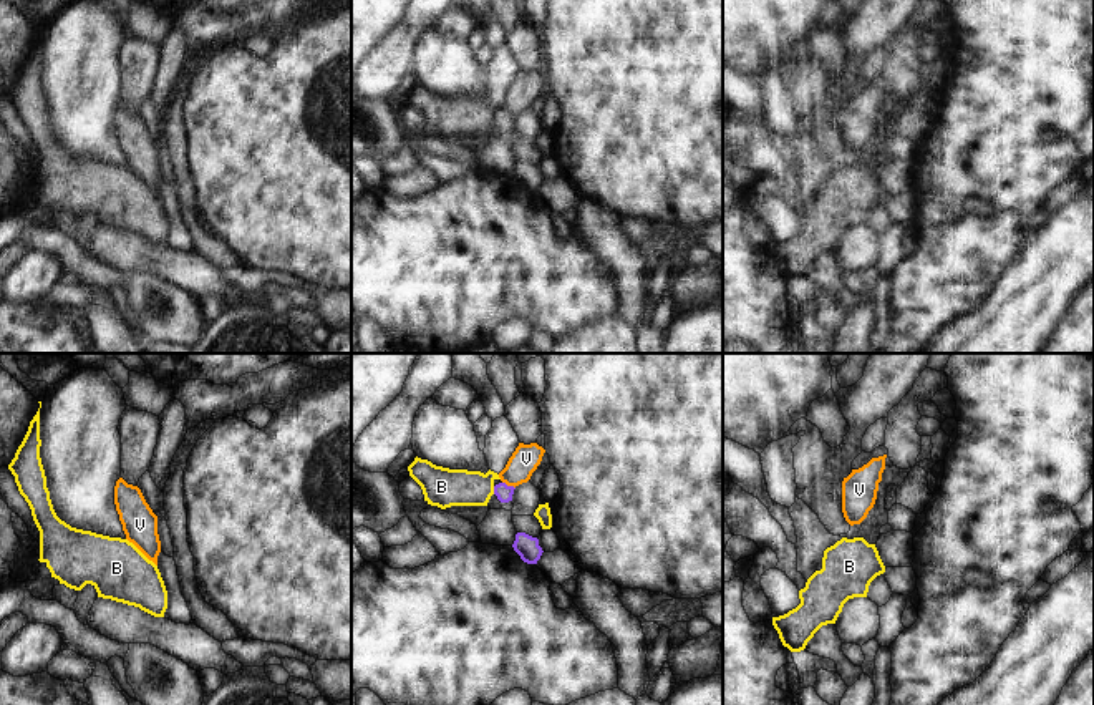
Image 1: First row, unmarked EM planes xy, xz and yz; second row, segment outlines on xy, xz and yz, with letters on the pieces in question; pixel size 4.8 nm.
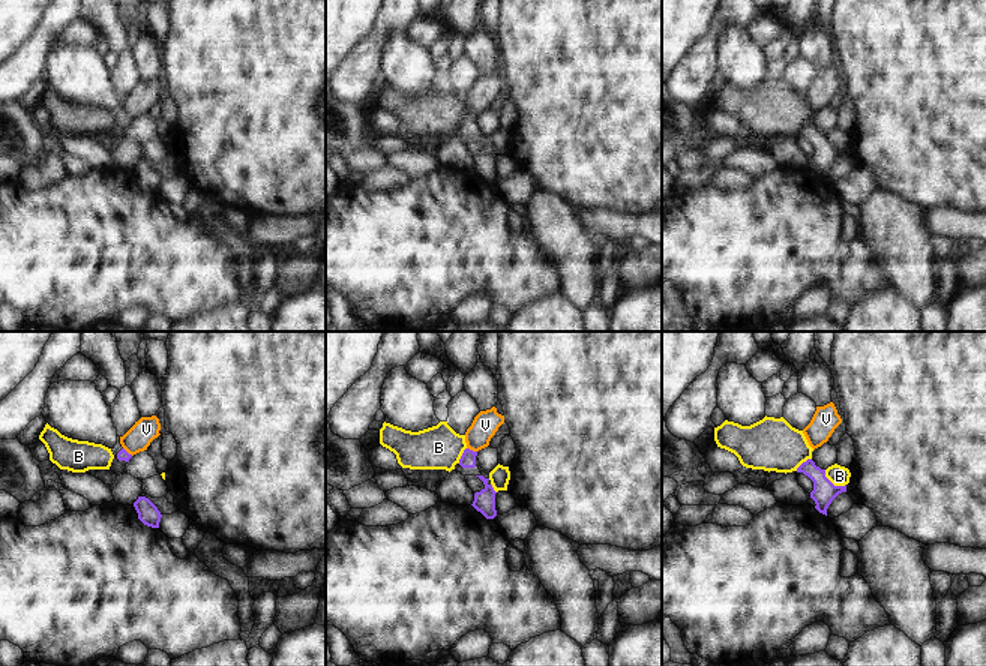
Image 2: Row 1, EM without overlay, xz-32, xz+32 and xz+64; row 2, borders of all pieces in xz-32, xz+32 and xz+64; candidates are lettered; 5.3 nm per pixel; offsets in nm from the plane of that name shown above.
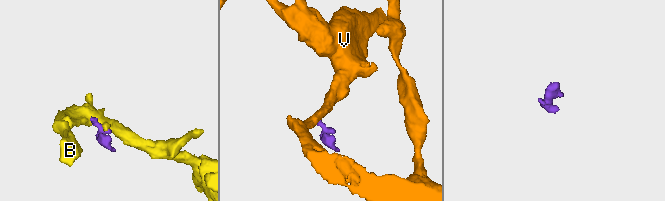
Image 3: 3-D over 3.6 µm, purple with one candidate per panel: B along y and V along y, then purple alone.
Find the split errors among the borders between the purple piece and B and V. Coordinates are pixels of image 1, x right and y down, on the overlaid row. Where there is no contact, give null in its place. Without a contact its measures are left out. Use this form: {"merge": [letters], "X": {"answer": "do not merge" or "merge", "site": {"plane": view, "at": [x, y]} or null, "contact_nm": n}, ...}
{"merge": [], "B": {"answer": "do not merge", "site": {"plane": "xz", "at": [494, 490]}, "contact_nm": 40}, "V": {"answer": "do not merge", "site": {"plane": "xz", "at": [509, 486]}, "contact_nm": 70}}

